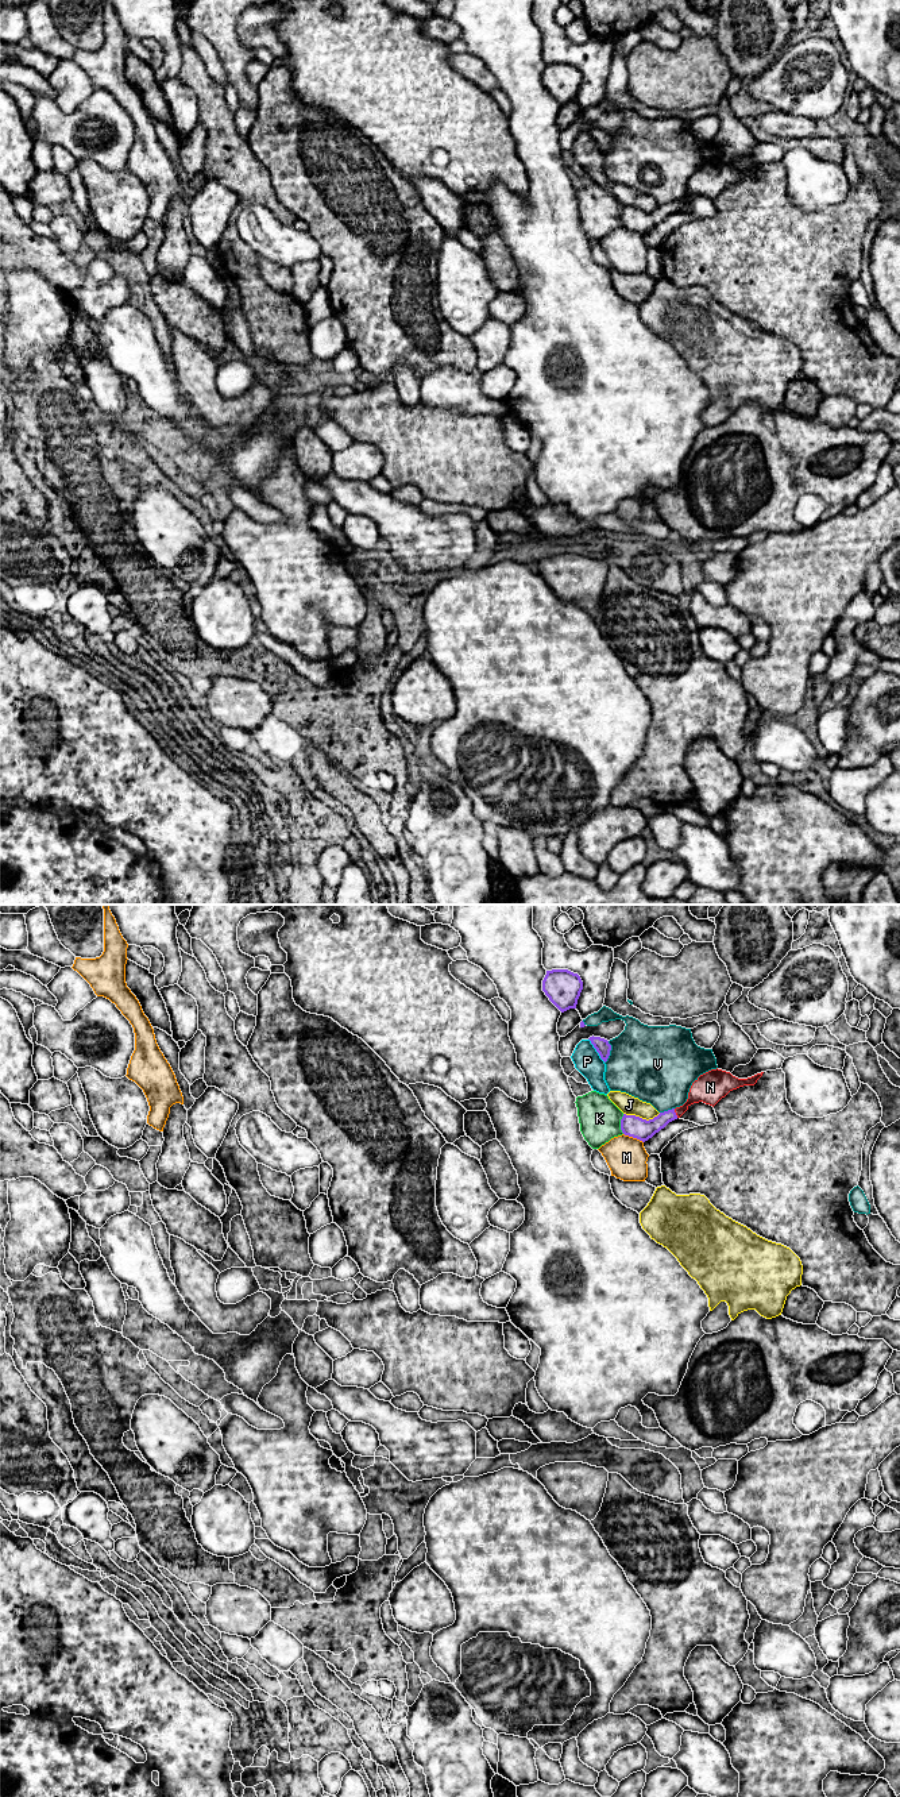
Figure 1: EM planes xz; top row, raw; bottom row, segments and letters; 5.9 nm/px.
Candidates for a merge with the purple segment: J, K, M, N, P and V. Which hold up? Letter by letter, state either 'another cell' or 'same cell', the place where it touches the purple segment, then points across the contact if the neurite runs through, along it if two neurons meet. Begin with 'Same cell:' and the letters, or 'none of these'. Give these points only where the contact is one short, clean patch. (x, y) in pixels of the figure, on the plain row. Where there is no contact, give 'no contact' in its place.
Same cell: N
J: another cell; meets purple in xz at (641, 211); border along xz (660, 205), (648, 212), (624, 207)
K: another cell; meets purple in xz at (621, 216)
M: another cell; meets purple in xz at (633, 230)
N: same cell; meets purple in xz at (675, 205); runs through xz (637, 220), (651, 220), (675, 205), (699, 184), (709, 181)
P: another cell; meets purple in xz at (597, 143)
V: another cell; meets purple in xz at (609, 145)

